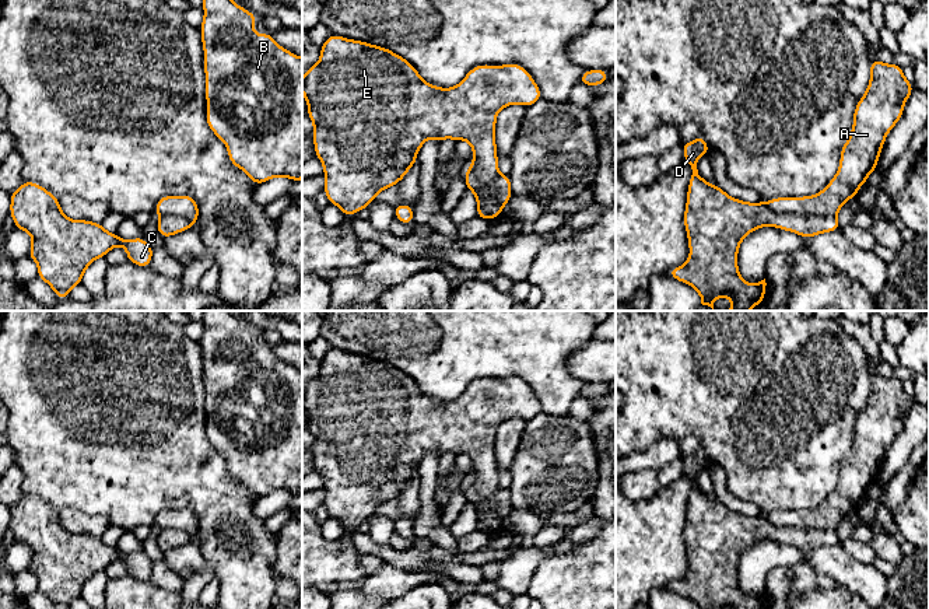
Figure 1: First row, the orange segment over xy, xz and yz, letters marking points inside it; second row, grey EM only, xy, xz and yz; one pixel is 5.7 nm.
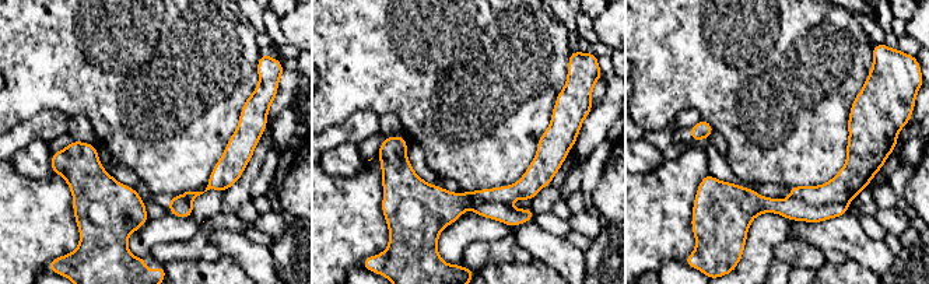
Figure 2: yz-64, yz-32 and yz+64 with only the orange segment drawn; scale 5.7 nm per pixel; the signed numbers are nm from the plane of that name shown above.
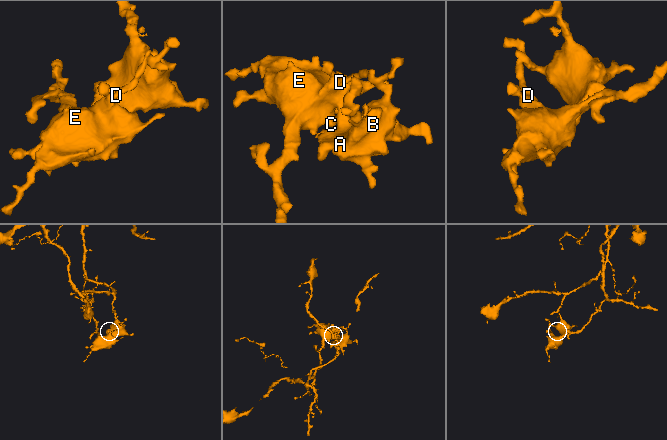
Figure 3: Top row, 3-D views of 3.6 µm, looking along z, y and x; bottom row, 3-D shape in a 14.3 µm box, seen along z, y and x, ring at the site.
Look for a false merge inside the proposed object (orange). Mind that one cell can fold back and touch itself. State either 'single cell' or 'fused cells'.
fused cells

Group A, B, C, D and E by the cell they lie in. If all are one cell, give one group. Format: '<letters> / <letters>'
A B / C D E

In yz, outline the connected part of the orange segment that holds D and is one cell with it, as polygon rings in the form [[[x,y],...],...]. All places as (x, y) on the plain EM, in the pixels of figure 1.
[[[704,449],[680,459],[693,483],[683,529],[690,571],[667,589],[694,601],[700,609],[765,609],[765,592],[749,598],[737,581],[739,560],[757,542],[776,540],[806,553],[841,543],[837,529],[779,526],[765,515],[733,512],[698,487],[698,472],[709,468]]]

